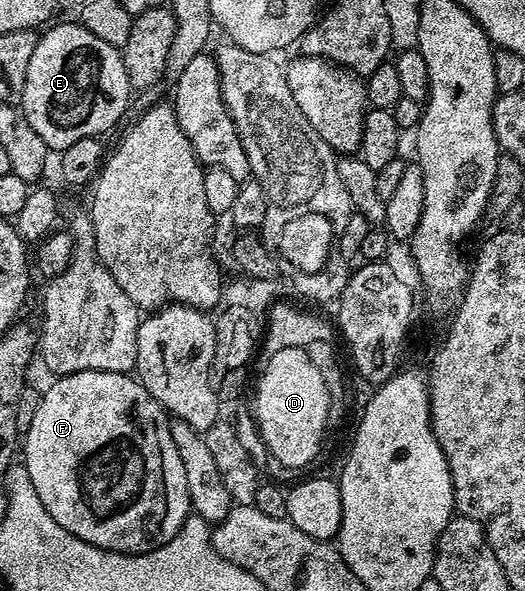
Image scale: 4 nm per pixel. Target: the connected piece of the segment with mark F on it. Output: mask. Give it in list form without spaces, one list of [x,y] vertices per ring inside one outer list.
[[[75,372],[51,382],[53,384],[48,389],[43,389],[38,410],[34,410],[34,422],[30,422],[22,436],[22,463],[26,474],[30,474],[30,482],[34,482],[34,494],[38,494],[42,506],[46,506],[46,514],[50,514],[50,518],[54,518],[54,522],[58,522],[58,526],[62,526],[69,536],[76,537],[79,543],[89,544],[102,552],[125,552],[127,556],[134,557],[141,552],[153,552],[156,548],[165,547],[180,533],[180,527],[190,515],[186,470],[182,470],[182,460],[178,458],[178,448],[174,446],[174,438],[170,434],[168,413],[140,385],[139,380],[123,372]]]

